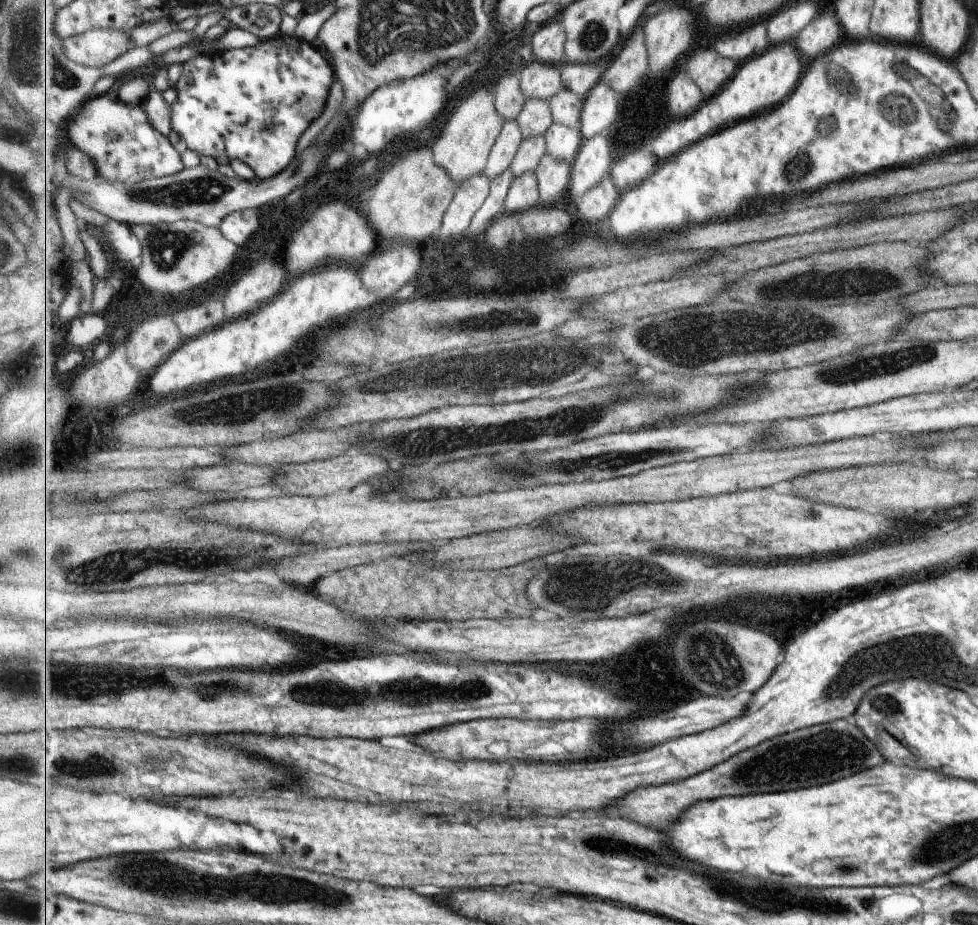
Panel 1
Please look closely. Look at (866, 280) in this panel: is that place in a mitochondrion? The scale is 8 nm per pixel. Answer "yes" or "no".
yes

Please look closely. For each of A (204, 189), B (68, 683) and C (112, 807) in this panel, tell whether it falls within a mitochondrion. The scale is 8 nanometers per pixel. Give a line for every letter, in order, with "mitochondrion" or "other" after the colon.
A: mitochondrion
B: mitochondrion
C: other

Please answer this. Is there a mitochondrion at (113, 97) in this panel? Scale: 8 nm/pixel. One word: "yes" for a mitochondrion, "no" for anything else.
no

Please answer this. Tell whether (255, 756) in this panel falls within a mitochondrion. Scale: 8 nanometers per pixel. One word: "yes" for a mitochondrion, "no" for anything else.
no

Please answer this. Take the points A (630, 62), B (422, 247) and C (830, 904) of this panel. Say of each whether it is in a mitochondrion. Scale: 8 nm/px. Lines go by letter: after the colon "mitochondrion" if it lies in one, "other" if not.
A: other
B: other
C: mitochondrion

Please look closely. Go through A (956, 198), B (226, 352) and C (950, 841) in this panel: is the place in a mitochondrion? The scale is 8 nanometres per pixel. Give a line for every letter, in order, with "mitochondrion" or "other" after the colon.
A: mitochondrion
B: other
C: mitochondrion

